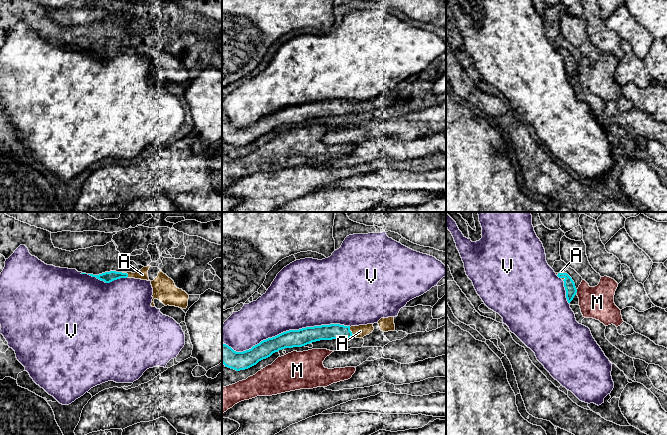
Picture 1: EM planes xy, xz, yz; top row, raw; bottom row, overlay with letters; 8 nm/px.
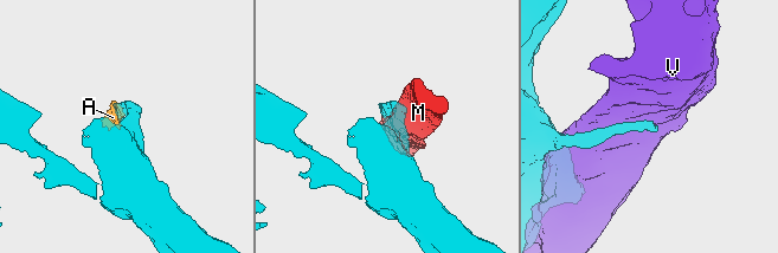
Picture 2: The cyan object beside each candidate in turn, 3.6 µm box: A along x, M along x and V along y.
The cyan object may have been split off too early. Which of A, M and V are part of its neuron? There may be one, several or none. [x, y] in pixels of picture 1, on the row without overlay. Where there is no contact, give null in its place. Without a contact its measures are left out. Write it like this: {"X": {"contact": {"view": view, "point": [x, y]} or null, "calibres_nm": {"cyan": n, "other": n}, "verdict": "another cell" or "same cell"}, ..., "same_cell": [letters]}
{"A": {"contact": {"view": "xy", "point": [125, 49]}, "calibres_nm": {"cyan": 90, "other": 90}, "verdict": "same cell"}, "M": {"contact": {"view": "yz", "point": [576, 67]}, "calibres_nm": {"cyan": 90, "other": 260}, "verdict": "another cell"}, "V": {"contact": {"view": "xz", "point": [287, 107]}, "calibres_nm": {"cyan": 140, "other": 460}, "verdict": "another cell"}, "same_cell": ["A"]}

